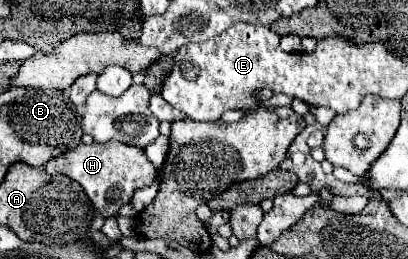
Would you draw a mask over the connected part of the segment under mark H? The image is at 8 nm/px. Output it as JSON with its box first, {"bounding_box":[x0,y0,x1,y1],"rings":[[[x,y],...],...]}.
{"bounding_box":[45,141,155,217],"rings":[[[107,141],[107,143],[91,143],[91,145],[79,145],[77,149],[69,151],[67,155],[59,155],[51,159],[45,165],[47,173],[63,173],[77,181],[83,191],[87,193],[91,205],[103,215],[103,217],[115,217],[117,211],[131,203],[133,193],[141,187],[147,187],[151,179],[155,177],[153,163],[145,157],[145,151],[139,147],[131,147],[119,141]]]}

